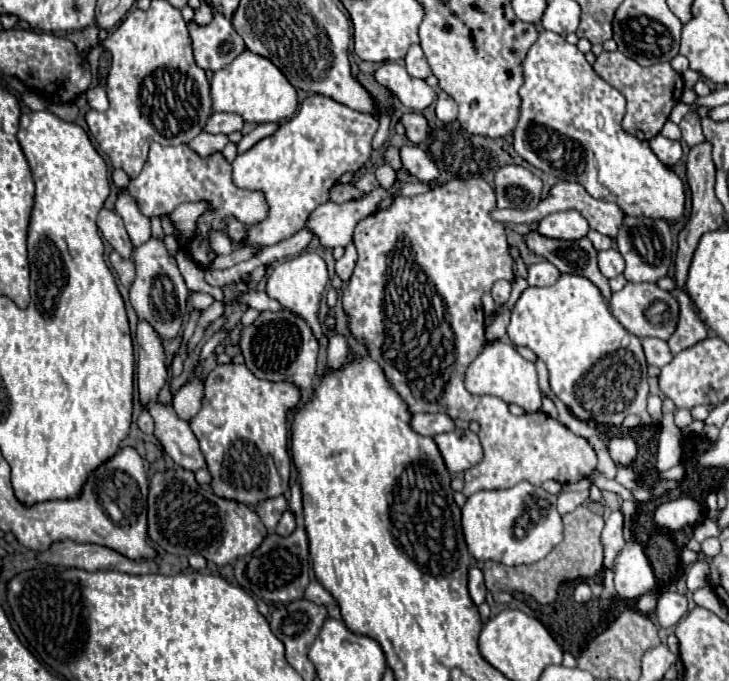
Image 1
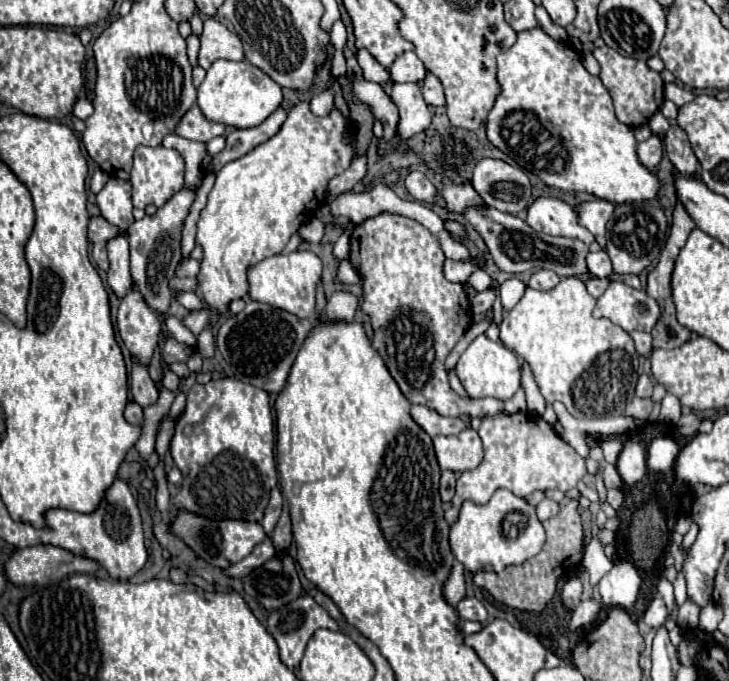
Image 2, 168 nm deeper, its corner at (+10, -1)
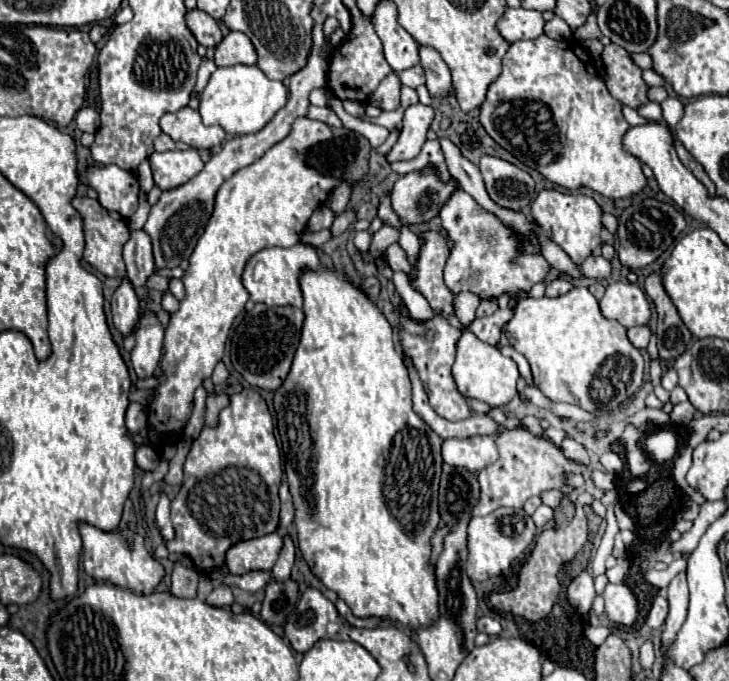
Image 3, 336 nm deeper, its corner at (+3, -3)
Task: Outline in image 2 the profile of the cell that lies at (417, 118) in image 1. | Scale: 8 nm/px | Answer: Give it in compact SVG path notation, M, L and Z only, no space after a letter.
M365 79L353 81L353 93L361 103L365 103L371 109L375 119L383 123L383 139L391 141L395 137L397 121L399 121L397 107L393 105L391 97L383 91L379 83L371 83Z

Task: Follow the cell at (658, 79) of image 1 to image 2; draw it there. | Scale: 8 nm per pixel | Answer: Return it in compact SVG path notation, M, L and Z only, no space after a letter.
M599 47L593 51L595 59L601 65L601 73L599 79L603 81L603 85L607 87L607 91L613 97L615 103L615 115L621 123L627 123L629 127L637 127L647 123L647 119L659 111L661 103L663 103L663 79L659 77L659 73L651 71L645 61L637 61L631 57L623 57L619 55L615 49L611 47Z

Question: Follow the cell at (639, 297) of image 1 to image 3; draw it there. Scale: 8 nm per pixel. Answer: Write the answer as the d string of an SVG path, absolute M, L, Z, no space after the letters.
M616 281L606 287L604 297L600 299L600 309L606 319L616 319L620 325L636 327L648 325L652 311L650 301L644 291L634 283Z

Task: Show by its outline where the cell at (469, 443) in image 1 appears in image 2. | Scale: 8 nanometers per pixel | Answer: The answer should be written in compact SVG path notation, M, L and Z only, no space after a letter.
M467 427L459 435L435 437L435 455L441 469L455 473L475 469L483 461L483 443L475 429Z

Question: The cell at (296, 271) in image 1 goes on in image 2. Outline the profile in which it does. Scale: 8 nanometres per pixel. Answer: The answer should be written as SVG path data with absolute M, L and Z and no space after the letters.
M293 251L289 255L265 257L257 265L247 269L249 295L255 301L285 309L301 319L311 319L315 315L315 285L321 279L321 261L311 251Z

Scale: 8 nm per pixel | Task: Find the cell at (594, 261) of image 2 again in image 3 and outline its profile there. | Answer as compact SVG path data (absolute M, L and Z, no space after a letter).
M602 255L584 259L580 267L582 267L584 277L588 277L588 279L606 279L610 275L610 261L604 259Z

